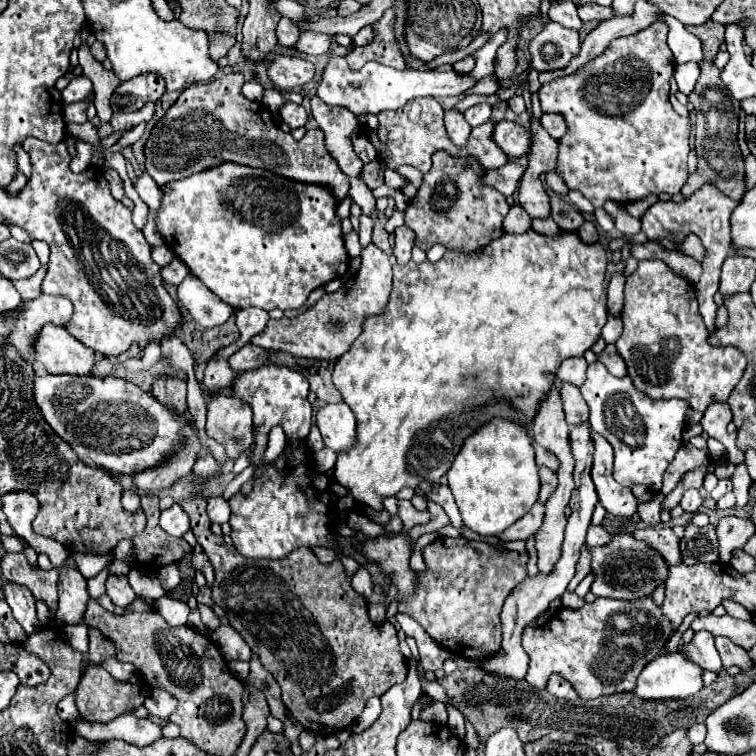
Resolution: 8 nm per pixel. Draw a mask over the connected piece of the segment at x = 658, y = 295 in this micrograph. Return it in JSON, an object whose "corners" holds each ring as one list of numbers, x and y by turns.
{"corners":[[643,260,637,270,627,276,621,320,623,332,615,342,617,352,627,362,629,376,635,380,635,386,655,400,683,398,693,410,703,412,713,402,727,402,727,396,745,372,747,360,737,348,715,348,707,342,707,328,697,310,697,294,693,284,675,274,663,260]]}

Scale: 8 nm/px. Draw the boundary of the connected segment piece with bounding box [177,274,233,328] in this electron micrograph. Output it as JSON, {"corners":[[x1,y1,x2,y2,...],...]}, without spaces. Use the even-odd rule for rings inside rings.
{"corners":[[187,276,177,286,177,302,187,308,197,324,203,328,221,326,233,314,233,308,223,304,209,288,205,288,195,276]]}

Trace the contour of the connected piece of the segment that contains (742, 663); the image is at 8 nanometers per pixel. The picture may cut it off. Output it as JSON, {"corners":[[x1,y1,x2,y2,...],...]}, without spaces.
{"corners":[[715,638,715,646,717,646,719,654,721,654,723,668,729,668,729,666,739,666,741,670,751,668,751,658,749,658,747,650,733,644,729,638]]}

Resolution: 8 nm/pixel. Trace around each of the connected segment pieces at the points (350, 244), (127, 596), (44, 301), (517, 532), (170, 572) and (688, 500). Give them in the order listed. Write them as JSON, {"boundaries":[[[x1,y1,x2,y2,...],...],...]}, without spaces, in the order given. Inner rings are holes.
{"boundaries":[[[351,232,351,234,345,236,345,248,347,248,347,252,349,252,351,258,357,258,361,254,361,244,359,244,359,238,357,238,355,232]],[[109,574,105,586,107,586,107,596,111,598,111,602,113,602,115,606,125,608,125,606,129,606,129,604,137,598,137,594,133,592,133,588,129,586,127,576,115,576,115,574]],[[41,294,39,298,25,302,21,316,17,320,15,330,7,336,7,342,13,344,25,360,31,360,31,346,39,328,47,322,65,326,71,320,71,300,65,296,47,296]],[[535,504,523,518,519,518,513,526,509,526,505,532,501,532,497,538,501,542,511,542,511,540,527,540,529,536,533,536,533,532,537,532,537,528,543,522,543,512,545,506,543,504]],[[171,564,171,566,163,566,163,568,159,568,157,572,155,572,155,576,157,576,157,580,161,582,161,586,165,588,165,590,173,590,177,584,179,584,179,568,177,568,177,564]],[[691,488,691,490,687,490,687,492,683,494,683,500,681,500,681,508,683,508,685,512,693,512,693,514,695,514,695,512,701,508,701,504,703,504,703,498,701,498,699,490]]]}

